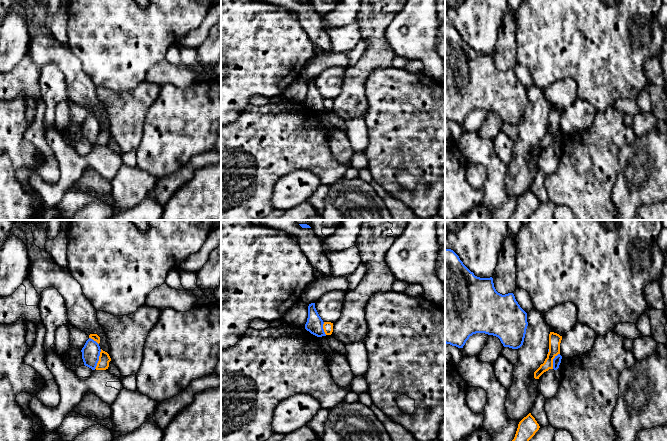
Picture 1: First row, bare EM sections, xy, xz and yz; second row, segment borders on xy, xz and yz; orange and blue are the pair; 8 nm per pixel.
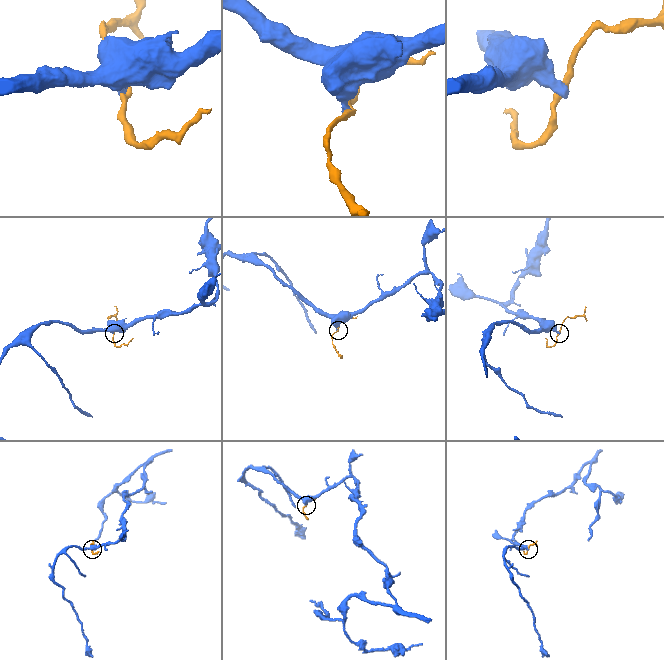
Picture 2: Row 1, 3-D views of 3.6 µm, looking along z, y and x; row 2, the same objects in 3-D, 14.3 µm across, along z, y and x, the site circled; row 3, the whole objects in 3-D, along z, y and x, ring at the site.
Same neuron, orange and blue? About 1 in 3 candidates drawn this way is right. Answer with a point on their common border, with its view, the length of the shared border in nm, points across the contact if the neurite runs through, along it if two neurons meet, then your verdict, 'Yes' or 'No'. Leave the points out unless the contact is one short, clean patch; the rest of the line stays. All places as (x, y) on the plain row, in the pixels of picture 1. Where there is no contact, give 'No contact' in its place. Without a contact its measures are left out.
Touches orange at xy (99, 135). Shared border 170 nm. Boundary: xy (101, 125), (99, 136), (94, 144). No

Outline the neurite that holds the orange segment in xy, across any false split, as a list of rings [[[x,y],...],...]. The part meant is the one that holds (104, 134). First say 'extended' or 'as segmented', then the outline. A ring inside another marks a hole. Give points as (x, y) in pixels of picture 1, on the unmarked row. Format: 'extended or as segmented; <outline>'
as segmented; [[[101,125],[99,137],[96,142],[96,146],[106,146],[109,143],[109,138],[111,137],[111,134],[109,130]]]

